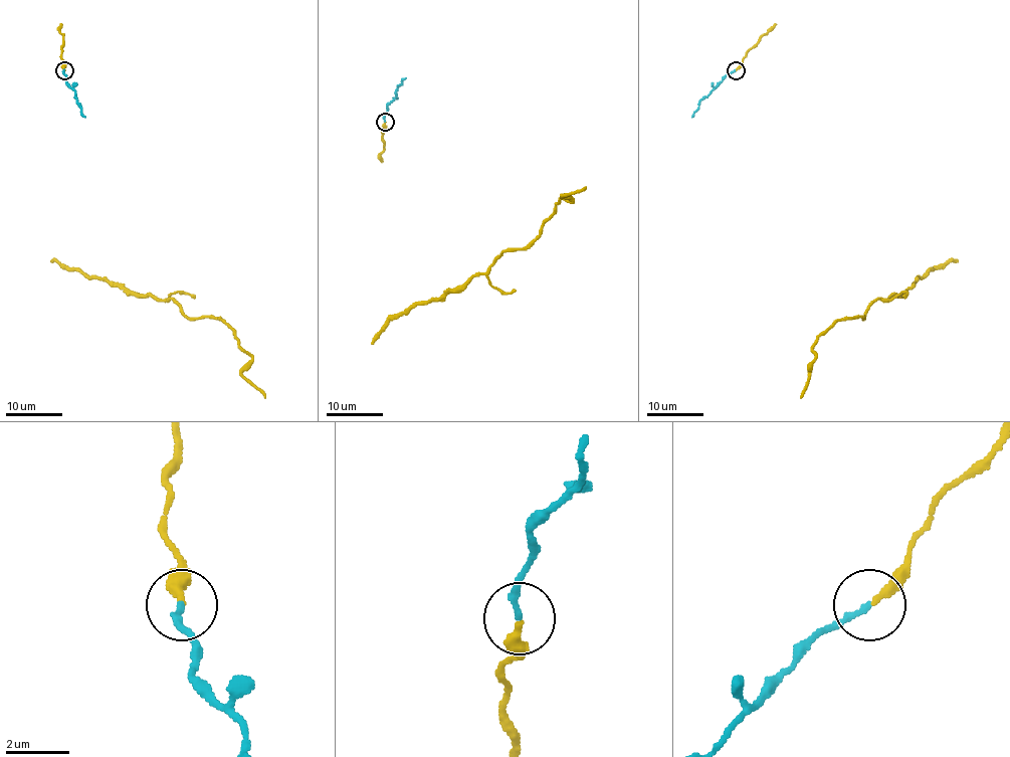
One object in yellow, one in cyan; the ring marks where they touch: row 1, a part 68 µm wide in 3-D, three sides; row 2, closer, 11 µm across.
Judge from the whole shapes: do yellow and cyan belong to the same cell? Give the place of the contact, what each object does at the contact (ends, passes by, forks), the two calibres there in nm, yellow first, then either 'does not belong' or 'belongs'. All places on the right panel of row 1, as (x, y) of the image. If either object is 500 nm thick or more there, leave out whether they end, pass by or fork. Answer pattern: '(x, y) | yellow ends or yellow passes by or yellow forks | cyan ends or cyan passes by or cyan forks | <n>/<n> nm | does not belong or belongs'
(736, 70) | yellow ends | cyan ends | 280/190 nm | belongs

